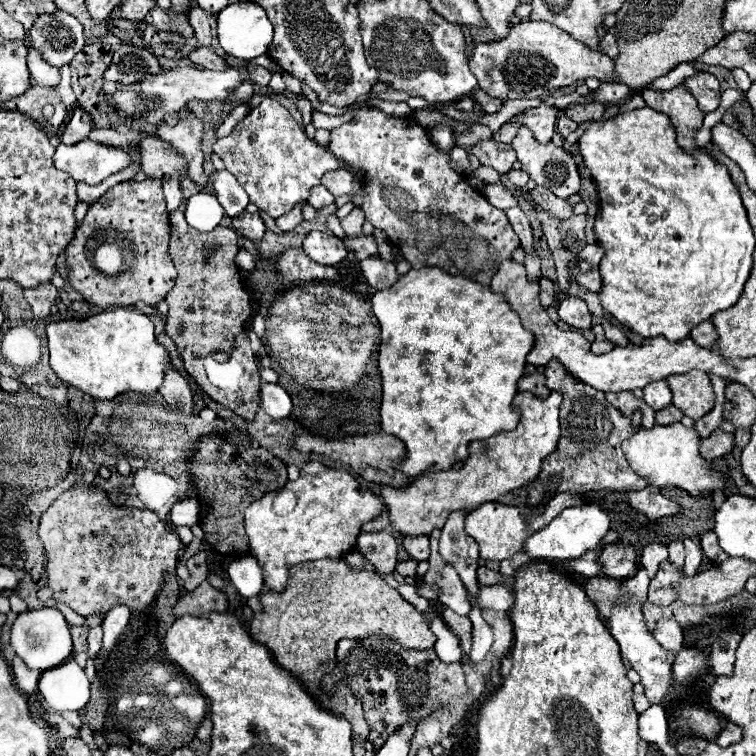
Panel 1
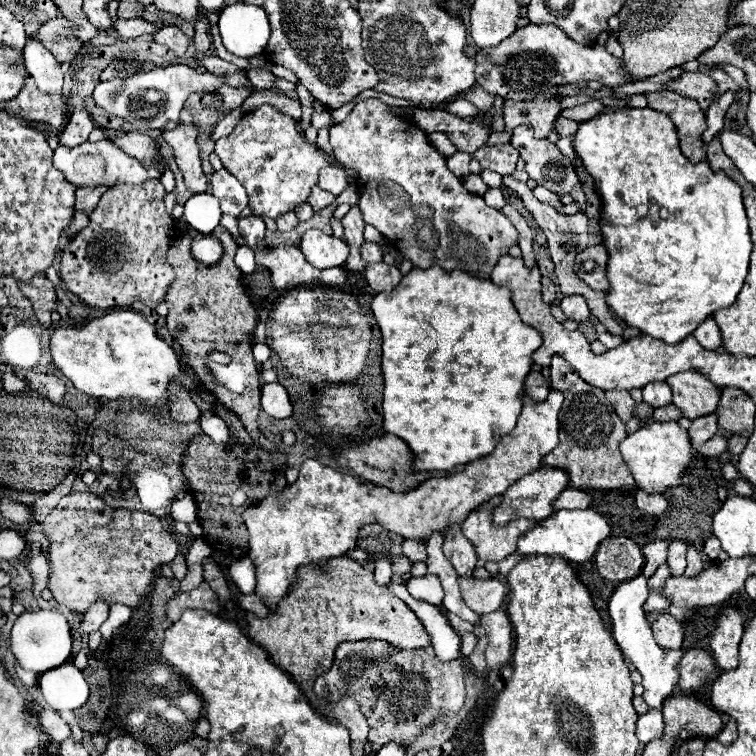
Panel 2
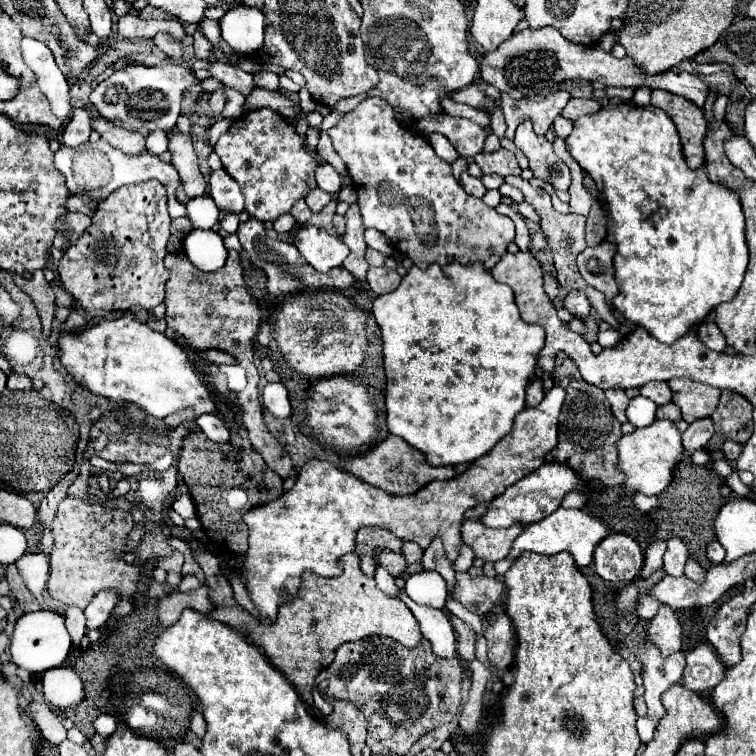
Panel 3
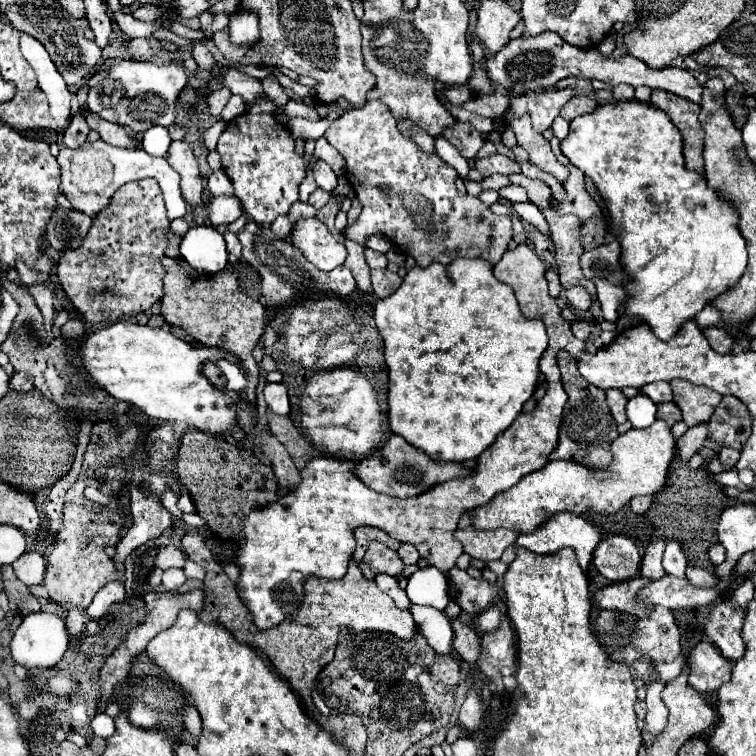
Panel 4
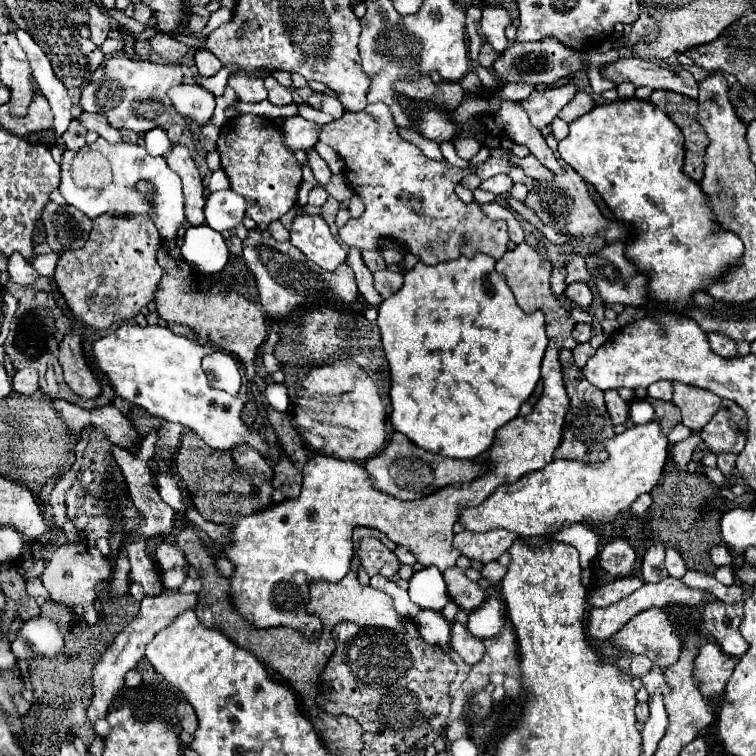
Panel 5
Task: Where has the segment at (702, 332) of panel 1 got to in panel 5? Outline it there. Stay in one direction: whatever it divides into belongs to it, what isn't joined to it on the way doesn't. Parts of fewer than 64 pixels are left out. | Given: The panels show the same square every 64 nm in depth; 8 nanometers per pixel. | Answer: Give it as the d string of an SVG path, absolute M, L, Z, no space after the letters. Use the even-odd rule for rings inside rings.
M708 334L708 340L710 340L710 346L712 350L718 354L718 356L724 356L724 358L736 358L738 356L738 350L736 350L736 342L734 340L728 340L726 336L722 334Z

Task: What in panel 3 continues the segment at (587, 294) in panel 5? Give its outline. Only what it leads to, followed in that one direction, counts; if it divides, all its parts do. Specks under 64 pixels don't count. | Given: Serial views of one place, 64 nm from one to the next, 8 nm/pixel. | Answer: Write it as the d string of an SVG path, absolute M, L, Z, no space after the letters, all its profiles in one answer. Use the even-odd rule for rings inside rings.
M568 292L566 300L564 300L564 308L566 308L570 314L574 314L574 316L584 318L584 316L588 316L588 312L590 312L590 302L588 302L588 298L584 296L584 292Z

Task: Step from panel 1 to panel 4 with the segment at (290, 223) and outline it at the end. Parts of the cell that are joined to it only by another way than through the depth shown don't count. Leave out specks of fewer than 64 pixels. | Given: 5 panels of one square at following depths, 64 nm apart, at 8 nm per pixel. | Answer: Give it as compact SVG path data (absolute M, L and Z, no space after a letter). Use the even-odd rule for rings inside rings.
M278 216L274 222L272 222L272 232L276 234L276 238L286 238L288 234L290 234L290 230L292 230L292 222L286 218L286 216Z

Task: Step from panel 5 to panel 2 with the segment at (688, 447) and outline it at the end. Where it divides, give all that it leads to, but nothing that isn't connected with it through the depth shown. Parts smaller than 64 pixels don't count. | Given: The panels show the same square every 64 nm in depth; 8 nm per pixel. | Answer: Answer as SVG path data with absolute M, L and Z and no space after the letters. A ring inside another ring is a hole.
M702 416L692 420L692 426L688 428L688 438L692 448L700 448L704 442L708 442L714 434L718 432L718 424L716 424L716 416Z

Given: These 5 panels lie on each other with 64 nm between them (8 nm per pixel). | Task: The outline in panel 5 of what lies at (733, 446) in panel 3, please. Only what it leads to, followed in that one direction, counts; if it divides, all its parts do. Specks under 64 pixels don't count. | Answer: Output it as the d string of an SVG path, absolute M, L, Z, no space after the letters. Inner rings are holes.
M718 454L718 470L730 478L734 474L734 462L736 462L736 454Z

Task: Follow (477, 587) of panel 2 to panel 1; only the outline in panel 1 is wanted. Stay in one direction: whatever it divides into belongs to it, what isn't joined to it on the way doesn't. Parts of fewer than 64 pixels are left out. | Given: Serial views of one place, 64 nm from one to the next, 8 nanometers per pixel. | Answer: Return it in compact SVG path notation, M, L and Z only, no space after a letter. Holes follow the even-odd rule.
M490 584L480 586L476 598L468 594L468 600L472 606L478 606L480 610L496 610L496 612L508 612L514 606L514 594L510 588L502 584Z

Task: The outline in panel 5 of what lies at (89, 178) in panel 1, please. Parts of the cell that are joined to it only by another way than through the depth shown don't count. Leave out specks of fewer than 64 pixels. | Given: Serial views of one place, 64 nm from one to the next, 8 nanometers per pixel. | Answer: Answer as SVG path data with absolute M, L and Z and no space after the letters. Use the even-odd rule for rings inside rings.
M98 138L94 144L80 148L78 152L66 150L62 156L62 182L60 194L66 204L76 206L90 220L110 214L110 216L128 216L144 214L142 198L136 190L138 182L150 182L154 186L152 200L160 200L160 210L150 208L154 224L162 238L176 238L184 224L184 196L178 174L174 174L162 156L150 156L144 146L138 144L110 144L104 138Z

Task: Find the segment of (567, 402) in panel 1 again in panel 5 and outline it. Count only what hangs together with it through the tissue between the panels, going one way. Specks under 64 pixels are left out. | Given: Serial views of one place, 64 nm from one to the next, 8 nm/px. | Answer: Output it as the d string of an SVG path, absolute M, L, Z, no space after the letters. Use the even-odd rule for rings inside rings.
M560 350L560 362L564 372L564 384L570 394L570 408L564 422L564 438L562 444L556 448L554 458L564 460L580 460L580 462L604 462L608 456L604 450L604 442L614 436L614 424L610 422L610 416L604 406L604 392L596 386L592 386L580 368L576 368L572 350Z

